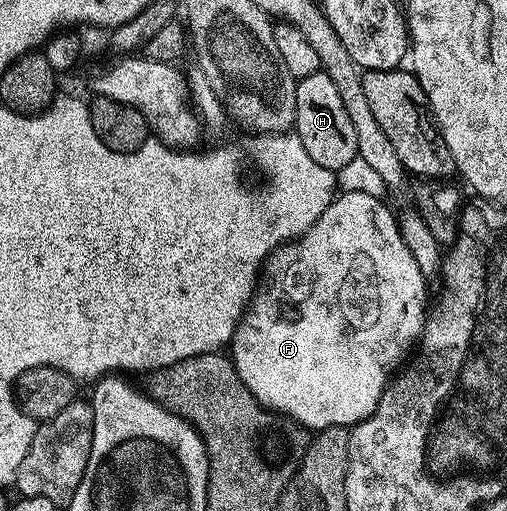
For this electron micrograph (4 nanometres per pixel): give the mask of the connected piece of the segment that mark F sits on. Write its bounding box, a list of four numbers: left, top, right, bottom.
[231,192,427,431]

